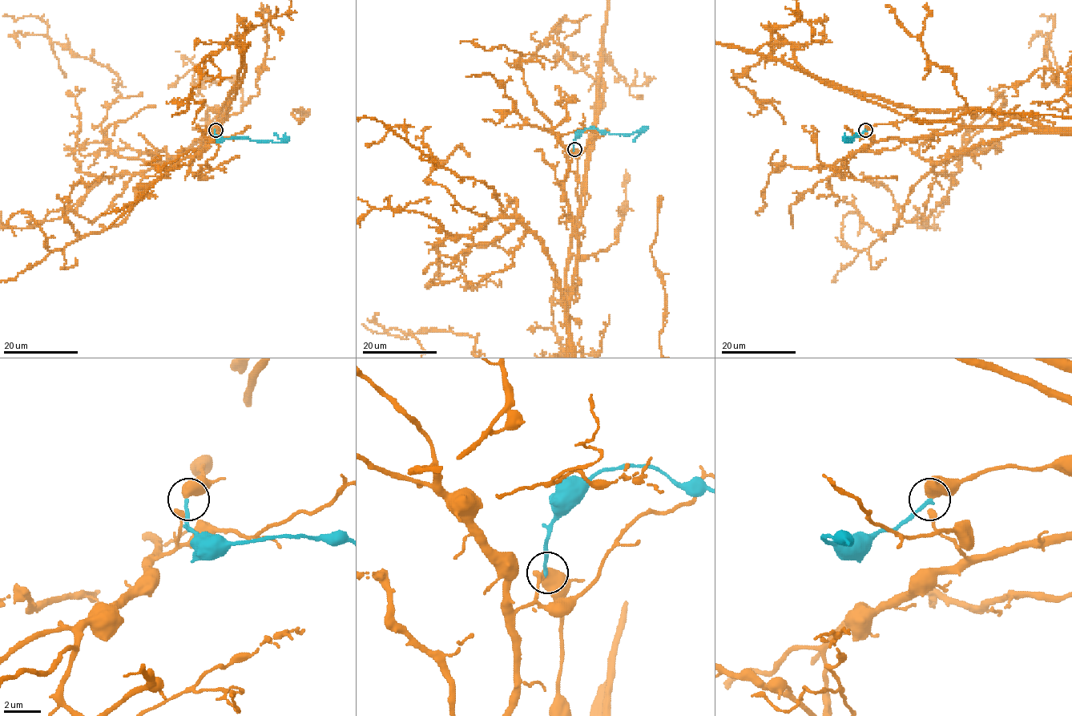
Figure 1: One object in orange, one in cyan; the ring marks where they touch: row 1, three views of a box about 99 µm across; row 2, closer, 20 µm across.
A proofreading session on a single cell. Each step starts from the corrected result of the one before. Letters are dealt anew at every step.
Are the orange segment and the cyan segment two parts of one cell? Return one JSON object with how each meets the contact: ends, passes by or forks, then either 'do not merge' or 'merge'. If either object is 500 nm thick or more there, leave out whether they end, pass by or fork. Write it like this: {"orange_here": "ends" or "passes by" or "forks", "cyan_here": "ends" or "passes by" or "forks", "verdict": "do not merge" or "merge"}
{"orange_here": "forks", "cyan_here": "ends", "verdict": "merge"}

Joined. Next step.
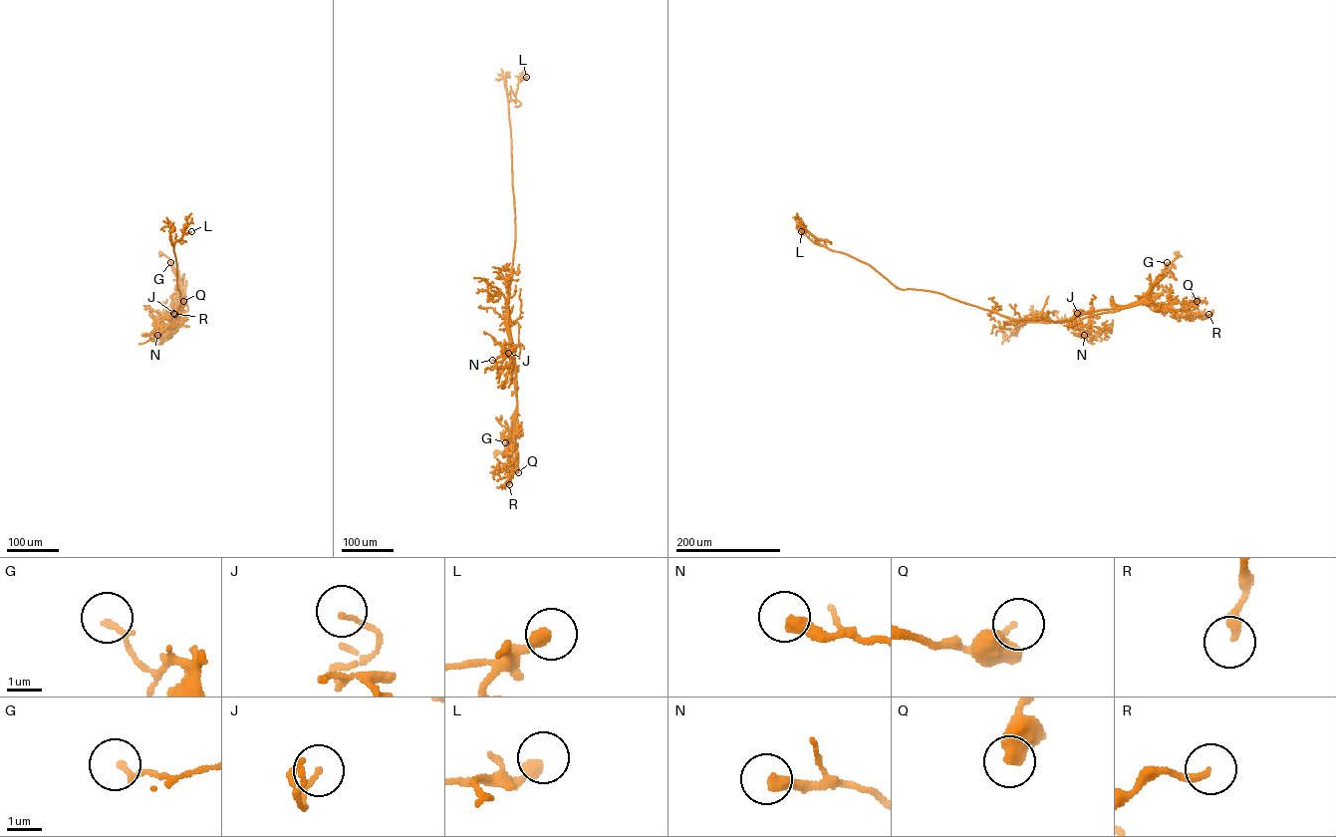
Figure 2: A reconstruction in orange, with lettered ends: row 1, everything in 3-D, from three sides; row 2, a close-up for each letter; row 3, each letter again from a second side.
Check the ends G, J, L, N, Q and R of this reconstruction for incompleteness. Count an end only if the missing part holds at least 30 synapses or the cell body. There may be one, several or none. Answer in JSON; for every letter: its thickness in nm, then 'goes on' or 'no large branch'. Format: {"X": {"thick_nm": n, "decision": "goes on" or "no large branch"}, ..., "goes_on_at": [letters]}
{"G": {"thick_nm": 150, "decision": "no large branch"}, "J": {"thick_nm": 140, "decision": "no large branch"}, "L": {"thick_nm": 360, "decision": "no large branch"}, "N": {"thick_nm": 400, "decision": "no large branch"}, "Q": {"thick_nm": 340, "decision": "no large branch"}, "R": {"thick_nm": 240, "decision": "no large branch"}, "goes_on_at": []}

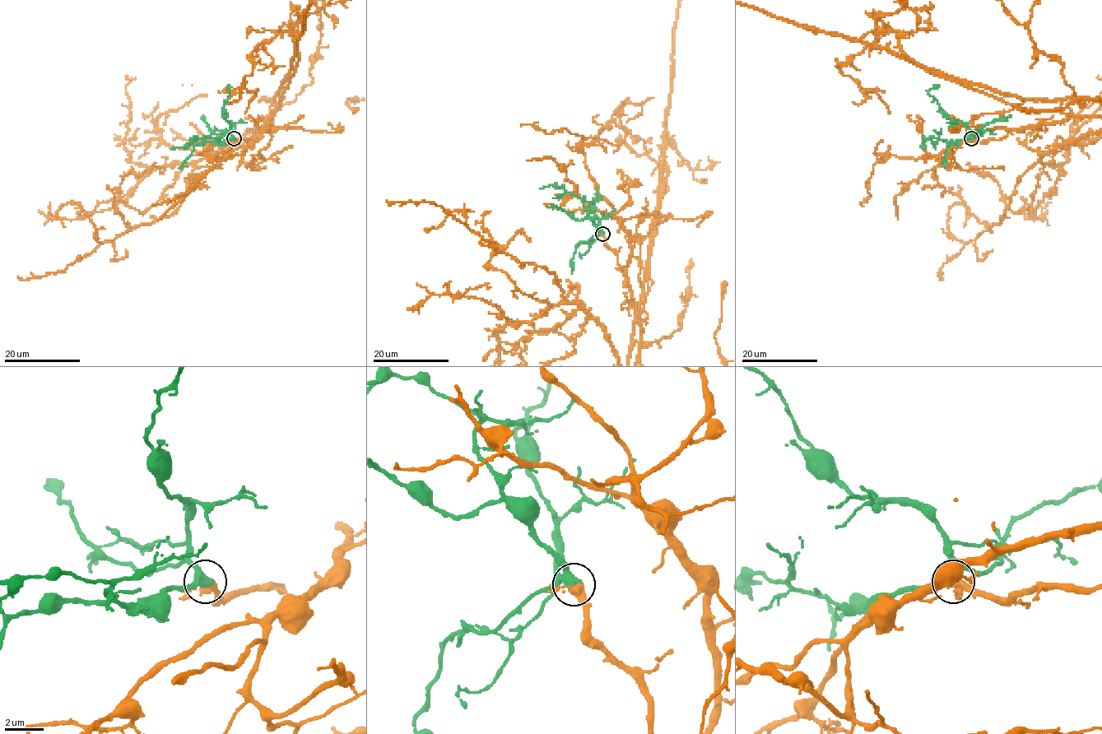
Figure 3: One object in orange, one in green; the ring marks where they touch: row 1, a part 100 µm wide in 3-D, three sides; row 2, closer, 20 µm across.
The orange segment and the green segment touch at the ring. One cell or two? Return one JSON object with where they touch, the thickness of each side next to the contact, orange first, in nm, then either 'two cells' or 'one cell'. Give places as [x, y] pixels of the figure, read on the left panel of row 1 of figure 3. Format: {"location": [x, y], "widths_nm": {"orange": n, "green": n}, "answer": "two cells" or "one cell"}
{"location": [234, 138], "widths_nm": {"orange": 400, "green": 400}, "answer": "one cell"}

